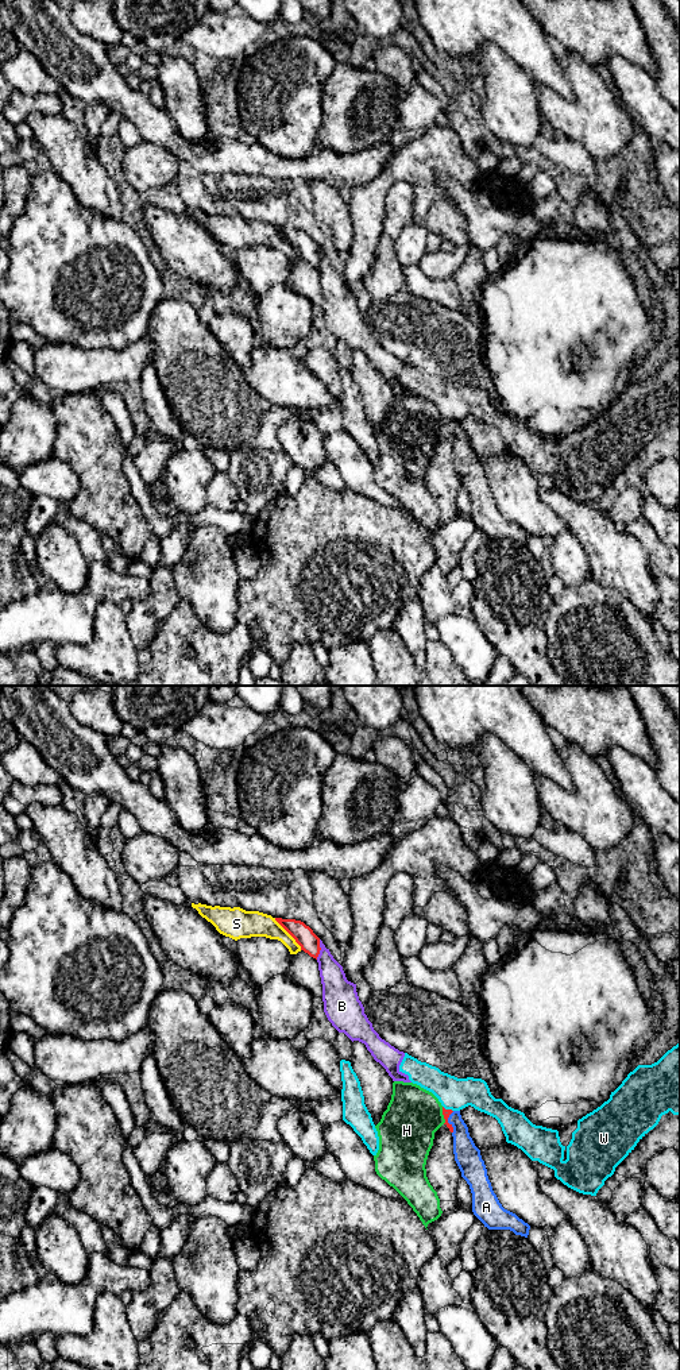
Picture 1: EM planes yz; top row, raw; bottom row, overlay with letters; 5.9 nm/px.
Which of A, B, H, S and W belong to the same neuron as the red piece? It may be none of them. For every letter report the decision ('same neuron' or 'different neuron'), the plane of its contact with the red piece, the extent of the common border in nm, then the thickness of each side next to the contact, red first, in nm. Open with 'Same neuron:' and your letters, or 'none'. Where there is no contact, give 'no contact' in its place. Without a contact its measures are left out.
Same neuron: none
A: different neuron; contact in yz; length 140 nm; calibres 50 and 160 nm
B: different neuron; contact in yz; length 120 nm; calibres 120 and 160 nm
H: different neuron; contact in yz; length 110 nm; calibres 50 and 340 nm
S: different neuron; contact in yz; length 260 nm; calibres 120 and 160 nm
W: different neuron; contact in yz; length 70 nm; calibres 50 and 190 nm

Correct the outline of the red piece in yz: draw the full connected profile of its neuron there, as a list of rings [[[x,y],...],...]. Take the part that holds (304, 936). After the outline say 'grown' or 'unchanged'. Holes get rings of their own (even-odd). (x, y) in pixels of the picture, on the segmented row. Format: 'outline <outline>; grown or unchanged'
outline [[[275,918],[275,921],[295,939],[301,950],[316,958],[320,954],[320,938],[301,921]]]; unchanged

